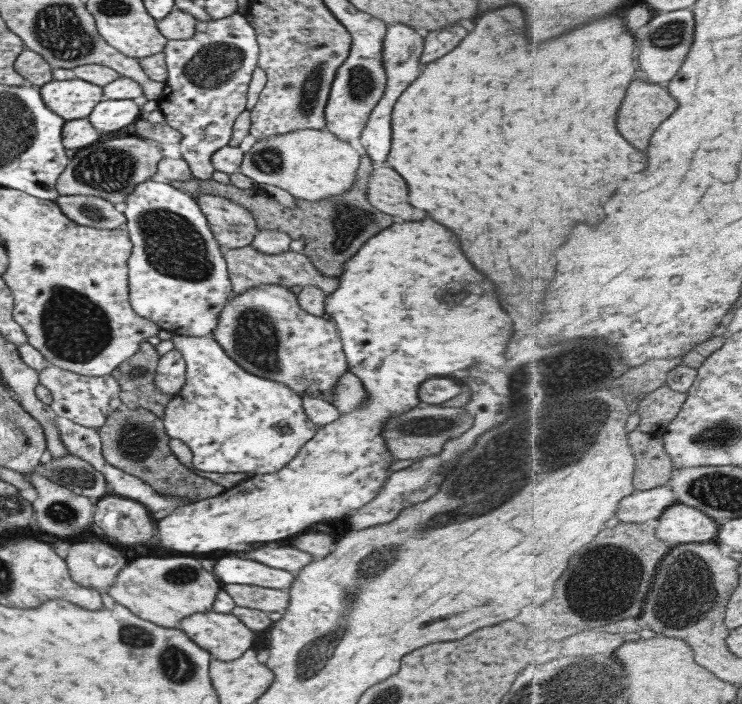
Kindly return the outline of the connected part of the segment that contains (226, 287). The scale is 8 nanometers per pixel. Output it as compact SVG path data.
M152 179L138 184L125 203L124 216L127 219L124 229L128 231L133 246L128 261L128 284L129 301L134 312L155 322L161 330L176 335L212 336L218 326L220 311L234 292L227 262L210 230L206 215L190 194Z

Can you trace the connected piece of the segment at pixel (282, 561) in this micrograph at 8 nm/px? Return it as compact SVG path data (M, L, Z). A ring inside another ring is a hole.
M260 546L250 552L234 552L232 556L254 560L270 568L287 571L299 571L317 559L312 557L312 554L301 552L296 548L290 548L290 546Z

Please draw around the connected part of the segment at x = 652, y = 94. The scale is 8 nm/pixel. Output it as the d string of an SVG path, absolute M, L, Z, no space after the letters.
M638 80L630 88L630 94L620 114L622 134L626 134L626 138L630 138L634 146L648 150L654 138L654 132L678 108L680 108L680 102L670 94L668 88Z

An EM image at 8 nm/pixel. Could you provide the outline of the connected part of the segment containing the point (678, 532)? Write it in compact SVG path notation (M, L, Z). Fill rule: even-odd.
M678 502L659 518L657 536L676 544L709 543L717 541L721 523L706 511Z

